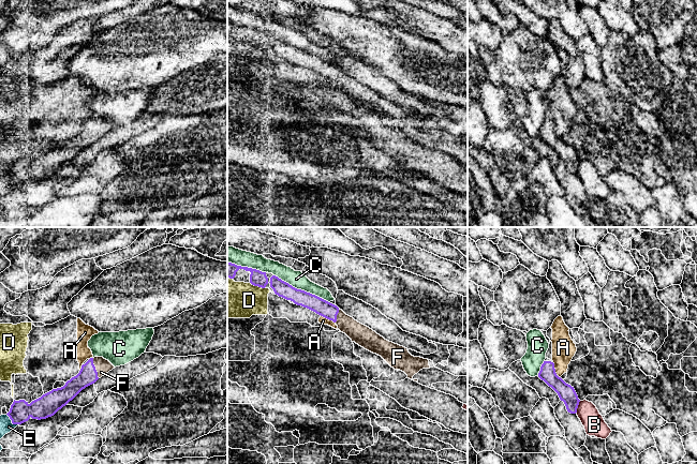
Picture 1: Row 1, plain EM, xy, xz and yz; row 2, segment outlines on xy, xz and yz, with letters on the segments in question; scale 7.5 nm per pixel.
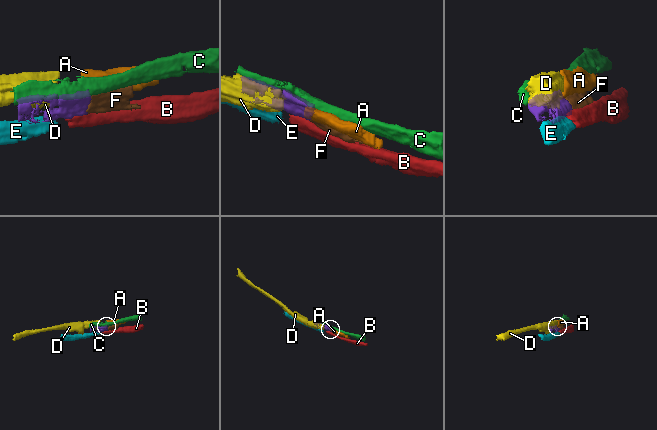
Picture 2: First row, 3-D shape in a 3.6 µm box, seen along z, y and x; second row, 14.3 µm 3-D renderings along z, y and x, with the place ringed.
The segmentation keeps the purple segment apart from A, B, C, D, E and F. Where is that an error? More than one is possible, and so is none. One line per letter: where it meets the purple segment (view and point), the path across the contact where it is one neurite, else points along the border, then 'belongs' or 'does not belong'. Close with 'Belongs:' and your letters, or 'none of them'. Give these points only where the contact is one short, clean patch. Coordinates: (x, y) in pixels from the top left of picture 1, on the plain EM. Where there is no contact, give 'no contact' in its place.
A: yz (554, 130) | along yz (552, 122), (555, 133), (560, 137) | does not belong
B: yz (577, 167) | along yz (580, 161), (575, 173) | does not belong
C: xz (300, 49) | does not belong
D: xz (257, 45) | does not belong
E: xy (12, 181) | along xy (6, 174), (11, 181), (17, 184) | does not belong
F: xy (94, 128) | across xy (88, 135), (94, 128), (102, 125) | belongs
Belongs: F

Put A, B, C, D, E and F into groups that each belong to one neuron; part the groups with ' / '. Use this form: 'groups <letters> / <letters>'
groups A D / B E / C / F

